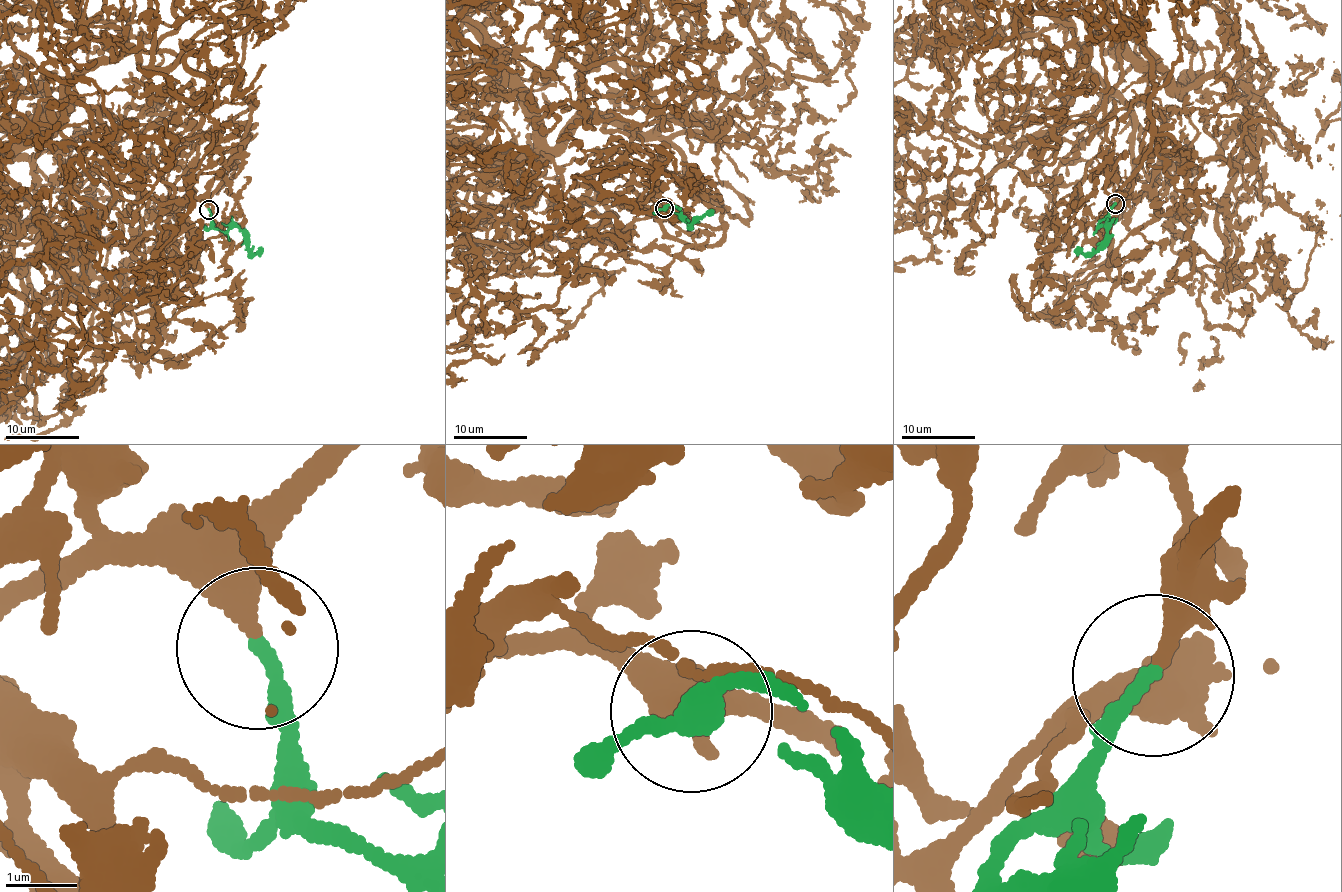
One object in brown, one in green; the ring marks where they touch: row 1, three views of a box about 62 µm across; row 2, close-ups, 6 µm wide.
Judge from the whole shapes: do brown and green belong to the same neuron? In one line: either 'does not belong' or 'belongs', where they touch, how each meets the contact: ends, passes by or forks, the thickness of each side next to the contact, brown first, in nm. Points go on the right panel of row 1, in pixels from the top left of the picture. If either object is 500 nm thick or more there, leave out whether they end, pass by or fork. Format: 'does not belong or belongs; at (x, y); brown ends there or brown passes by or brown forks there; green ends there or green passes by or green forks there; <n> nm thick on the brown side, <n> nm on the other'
belongs; at (1115, 204); brown ends there; green ends there; 320 nm thick on the brown side, 220 nm on the other

